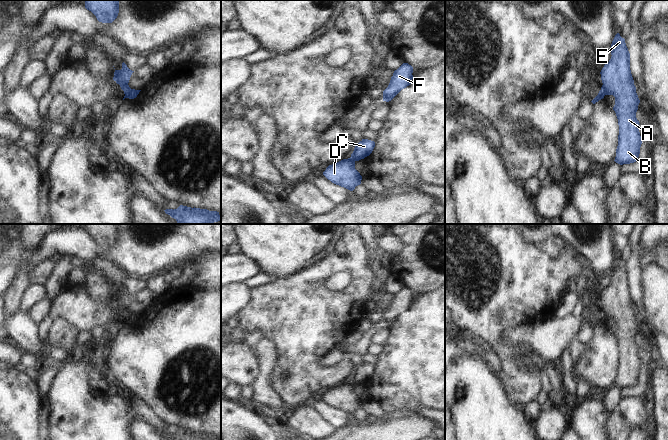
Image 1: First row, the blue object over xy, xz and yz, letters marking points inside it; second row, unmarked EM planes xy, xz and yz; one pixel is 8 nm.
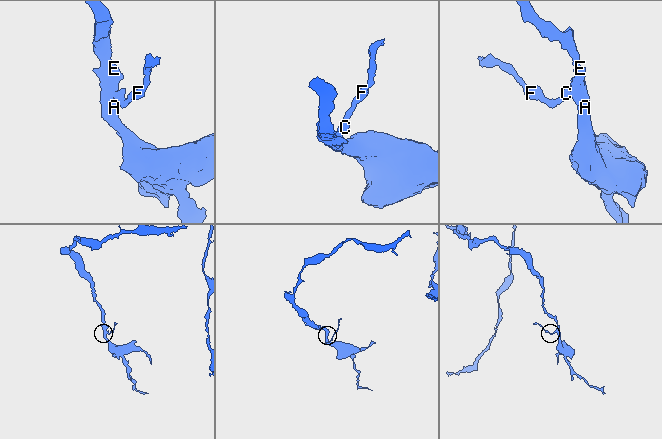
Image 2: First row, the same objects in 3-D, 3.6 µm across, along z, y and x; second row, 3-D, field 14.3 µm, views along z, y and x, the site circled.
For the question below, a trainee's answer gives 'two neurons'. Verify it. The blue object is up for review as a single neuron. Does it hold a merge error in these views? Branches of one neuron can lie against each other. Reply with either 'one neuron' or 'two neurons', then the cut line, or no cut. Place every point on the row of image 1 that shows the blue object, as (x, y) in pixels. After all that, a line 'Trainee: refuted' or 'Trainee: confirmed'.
two neurons | xy (130, 88), (125, 97)
Trainee: confirmed

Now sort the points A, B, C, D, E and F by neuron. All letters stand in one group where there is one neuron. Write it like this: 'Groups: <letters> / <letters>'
Groups: A B D E / C F

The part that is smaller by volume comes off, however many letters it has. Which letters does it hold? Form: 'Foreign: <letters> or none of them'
Foreign: C, F

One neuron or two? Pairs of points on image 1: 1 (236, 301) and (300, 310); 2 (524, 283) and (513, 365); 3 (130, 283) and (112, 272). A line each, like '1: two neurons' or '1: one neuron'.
1: two neurons
2: one neuron
3: one neuron

